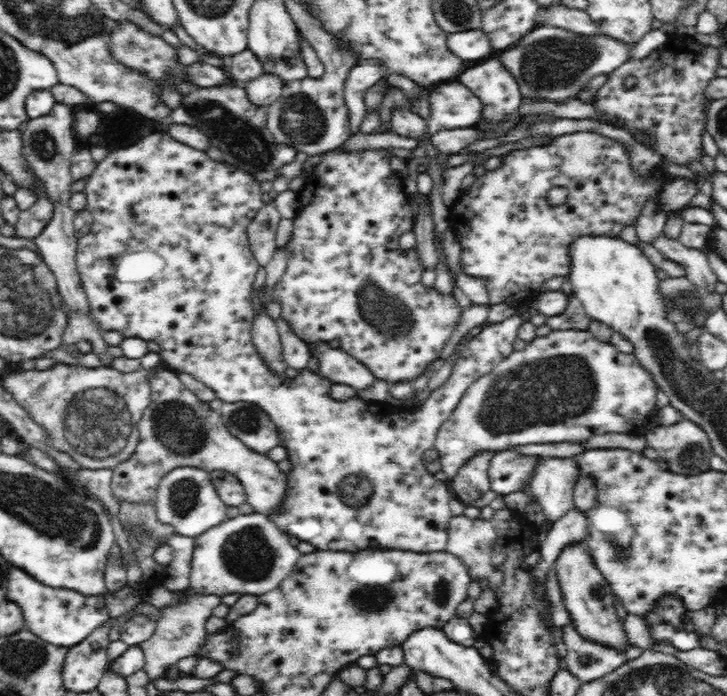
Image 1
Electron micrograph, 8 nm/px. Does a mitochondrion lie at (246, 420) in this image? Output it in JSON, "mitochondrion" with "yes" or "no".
{"mitochondrion":"yes"}

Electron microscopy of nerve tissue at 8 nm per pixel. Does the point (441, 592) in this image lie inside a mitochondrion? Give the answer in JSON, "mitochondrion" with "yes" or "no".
{"mitochondrion":"yes"}

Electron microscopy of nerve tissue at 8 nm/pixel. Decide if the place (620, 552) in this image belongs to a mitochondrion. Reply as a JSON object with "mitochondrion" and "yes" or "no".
{"mitochondrion":"yes"}

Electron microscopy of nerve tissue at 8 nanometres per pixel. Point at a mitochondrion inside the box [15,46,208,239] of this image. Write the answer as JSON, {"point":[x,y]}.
{"point":[43,144]}

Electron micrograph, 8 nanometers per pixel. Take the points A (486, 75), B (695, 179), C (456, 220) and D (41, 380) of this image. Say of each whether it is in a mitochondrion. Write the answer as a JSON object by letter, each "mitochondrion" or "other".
{"A":"other","B":"other","C":"other","D":"other"}

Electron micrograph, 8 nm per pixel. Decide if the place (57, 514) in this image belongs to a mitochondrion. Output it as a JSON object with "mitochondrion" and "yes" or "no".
{"mitochondrion":"yes"}

